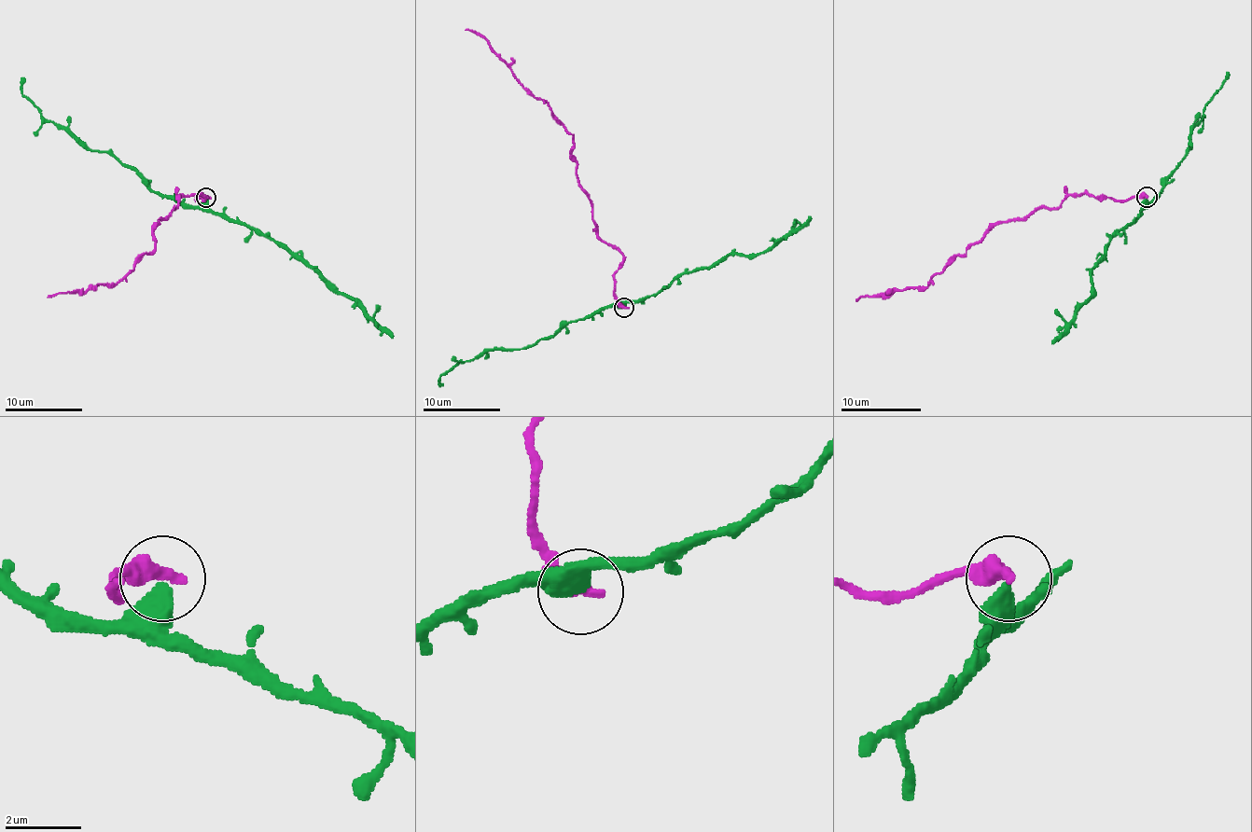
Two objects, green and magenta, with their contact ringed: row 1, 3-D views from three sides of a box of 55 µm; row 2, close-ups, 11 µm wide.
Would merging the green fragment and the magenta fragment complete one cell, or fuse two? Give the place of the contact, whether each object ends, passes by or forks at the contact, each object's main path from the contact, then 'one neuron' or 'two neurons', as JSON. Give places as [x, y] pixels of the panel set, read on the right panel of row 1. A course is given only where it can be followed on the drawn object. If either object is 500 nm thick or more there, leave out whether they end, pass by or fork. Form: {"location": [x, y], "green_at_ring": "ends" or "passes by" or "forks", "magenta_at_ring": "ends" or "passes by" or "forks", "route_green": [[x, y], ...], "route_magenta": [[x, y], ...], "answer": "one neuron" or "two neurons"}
{"location": [1147, 197], "green_at_ring": "ends", "magenta_at_ring": "ends", "route_green": [[1146, 198], [1146, 205], [1160, 193], [1162, 184], [1190, 149], [1190, 131], [1203, 118], [1204, 104], [1229, 73]], "route_magenta": [[1146, 198], [1069, 196], [1057, 208], [1039, 208], [1017, 219], [996, 222], [936, 272], [926, 286], [855, 300]], "answer": "two neurons"}

